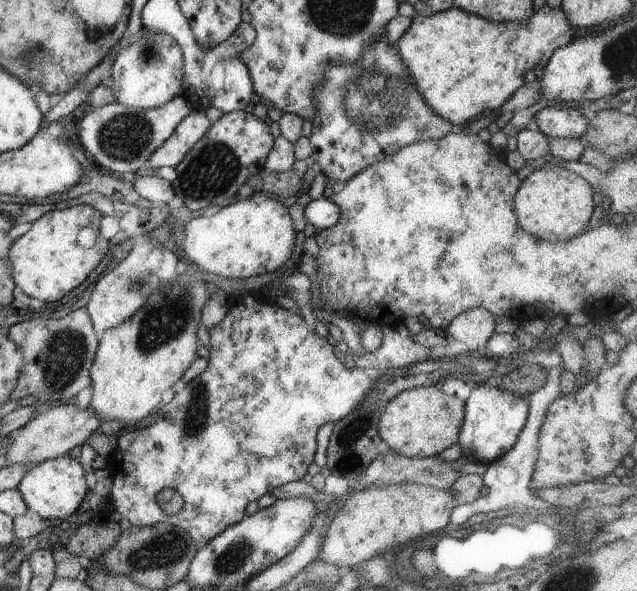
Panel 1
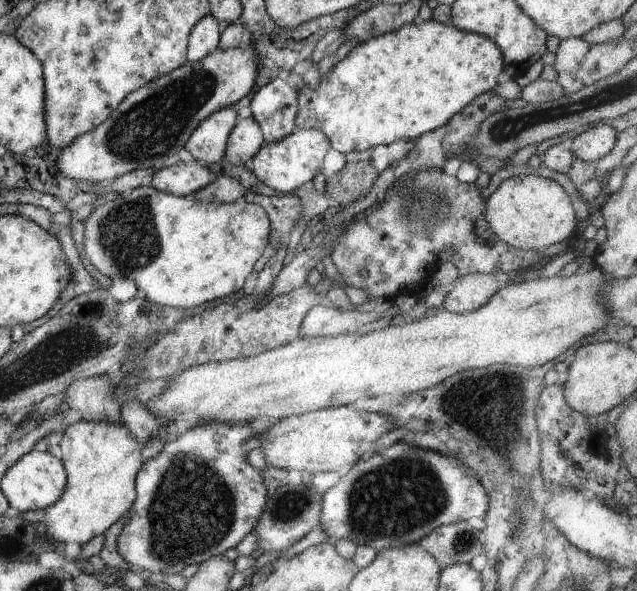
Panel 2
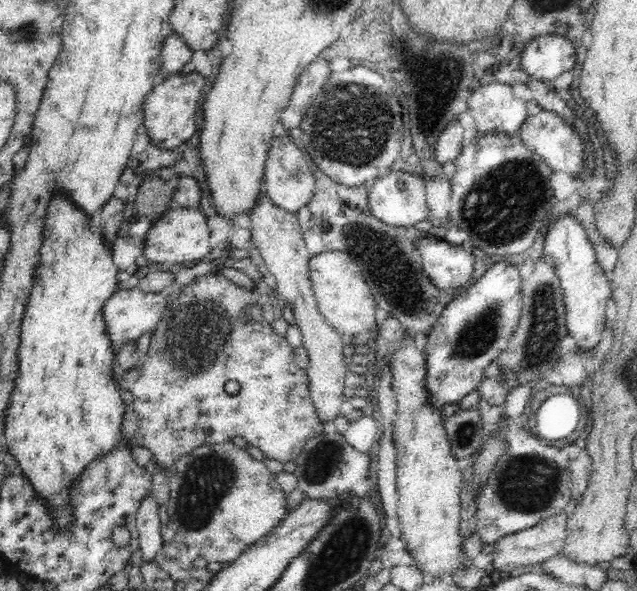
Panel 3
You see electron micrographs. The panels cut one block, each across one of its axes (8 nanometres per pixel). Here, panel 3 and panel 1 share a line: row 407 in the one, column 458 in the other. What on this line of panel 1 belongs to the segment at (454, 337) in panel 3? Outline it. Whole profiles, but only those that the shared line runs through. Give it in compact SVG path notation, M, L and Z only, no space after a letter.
M477 386L465 402L465 416L458 434L457 442L462 447L462 456L471 462L489 466L516 444L520 432L525 428L528 416L526 398L515 396L499 387Z

